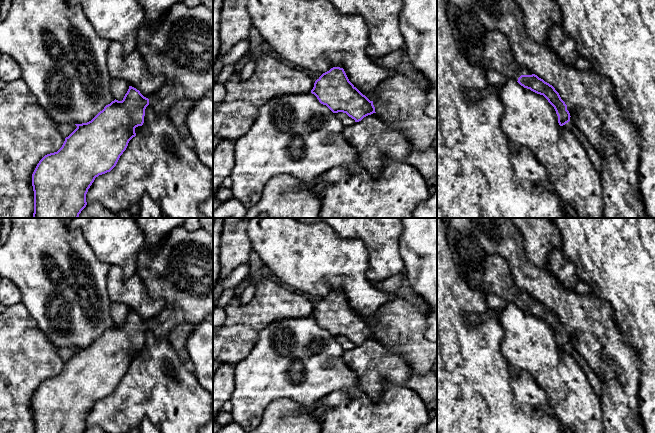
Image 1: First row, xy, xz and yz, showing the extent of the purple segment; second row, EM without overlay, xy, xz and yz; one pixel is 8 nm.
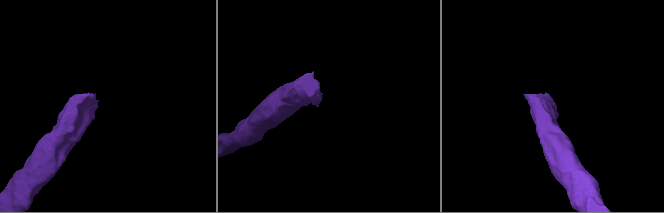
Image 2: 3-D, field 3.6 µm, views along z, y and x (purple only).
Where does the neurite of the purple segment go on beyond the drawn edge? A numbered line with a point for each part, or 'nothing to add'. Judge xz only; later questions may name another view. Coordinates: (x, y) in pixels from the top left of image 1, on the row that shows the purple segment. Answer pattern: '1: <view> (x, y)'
1: xz (399, 99)

